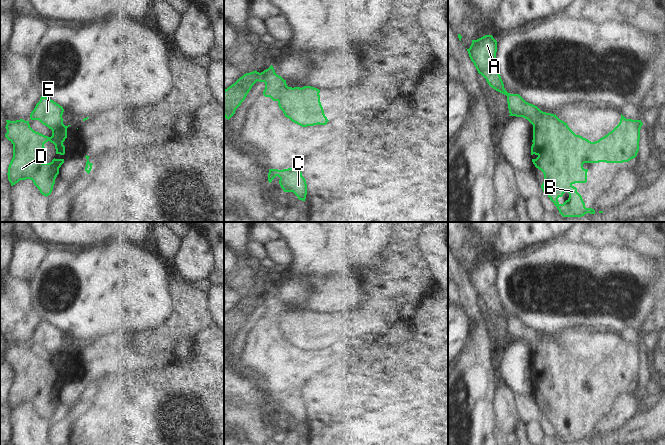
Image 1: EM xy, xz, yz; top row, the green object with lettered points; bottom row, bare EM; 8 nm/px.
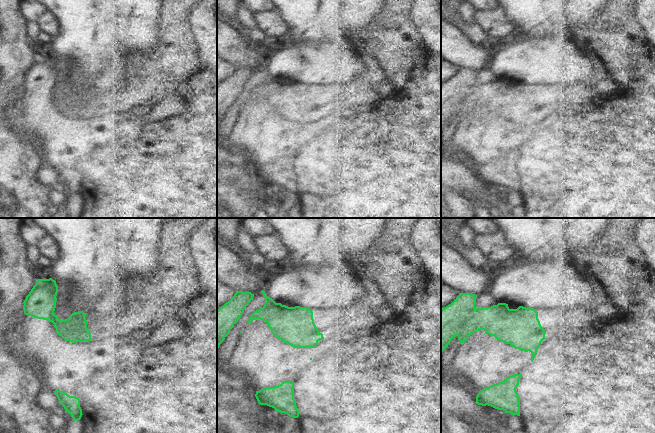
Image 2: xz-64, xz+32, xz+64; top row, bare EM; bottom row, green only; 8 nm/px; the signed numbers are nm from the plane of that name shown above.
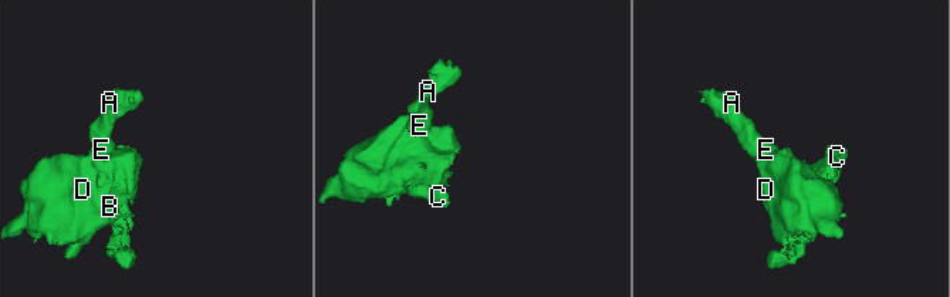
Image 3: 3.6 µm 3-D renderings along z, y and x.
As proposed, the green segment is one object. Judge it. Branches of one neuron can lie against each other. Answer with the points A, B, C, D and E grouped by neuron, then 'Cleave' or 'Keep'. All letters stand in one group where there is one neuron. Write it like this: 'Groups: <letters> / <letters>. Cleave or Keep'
Groups: A E / B C D. Cleave.

